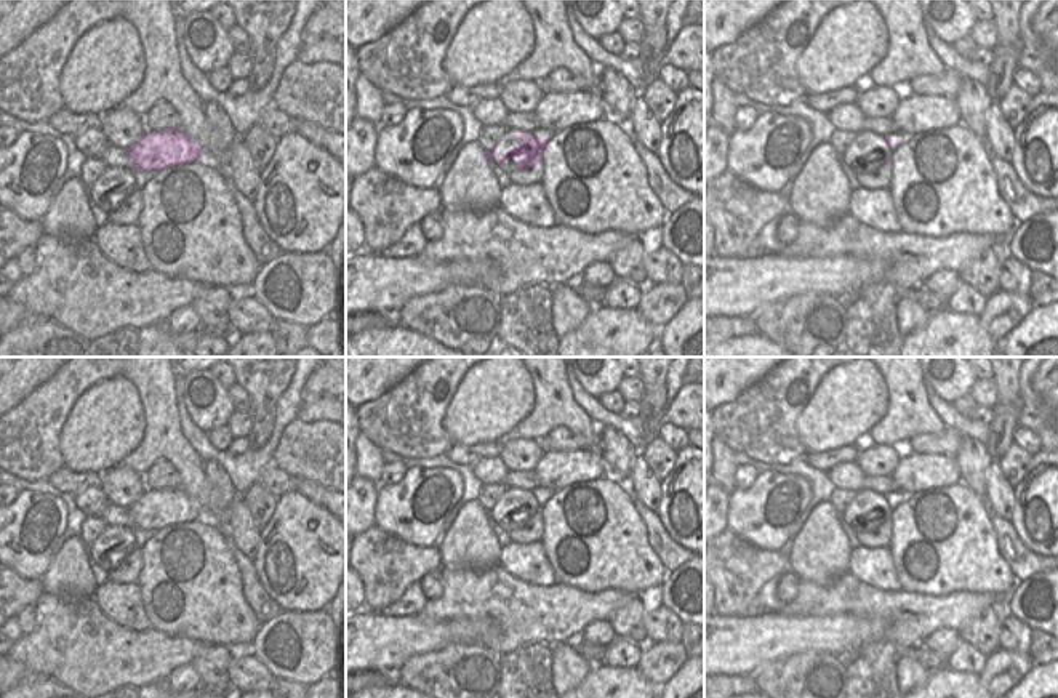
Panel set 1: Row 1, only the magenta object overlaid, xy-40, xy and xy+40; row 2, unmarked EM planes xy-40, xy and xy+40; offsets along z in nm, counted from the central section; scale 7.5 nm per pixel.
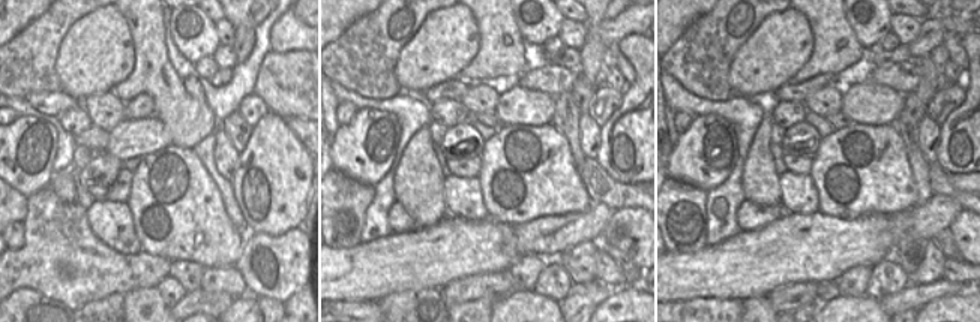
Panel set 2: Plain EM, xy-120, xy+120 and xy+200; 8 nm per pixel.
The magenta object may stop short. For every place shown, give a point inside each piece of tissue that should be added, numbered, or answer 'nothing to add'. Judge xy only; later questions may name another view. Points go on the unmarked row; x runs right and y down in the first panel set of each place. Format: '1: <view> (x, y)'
1: xy (561, 469)

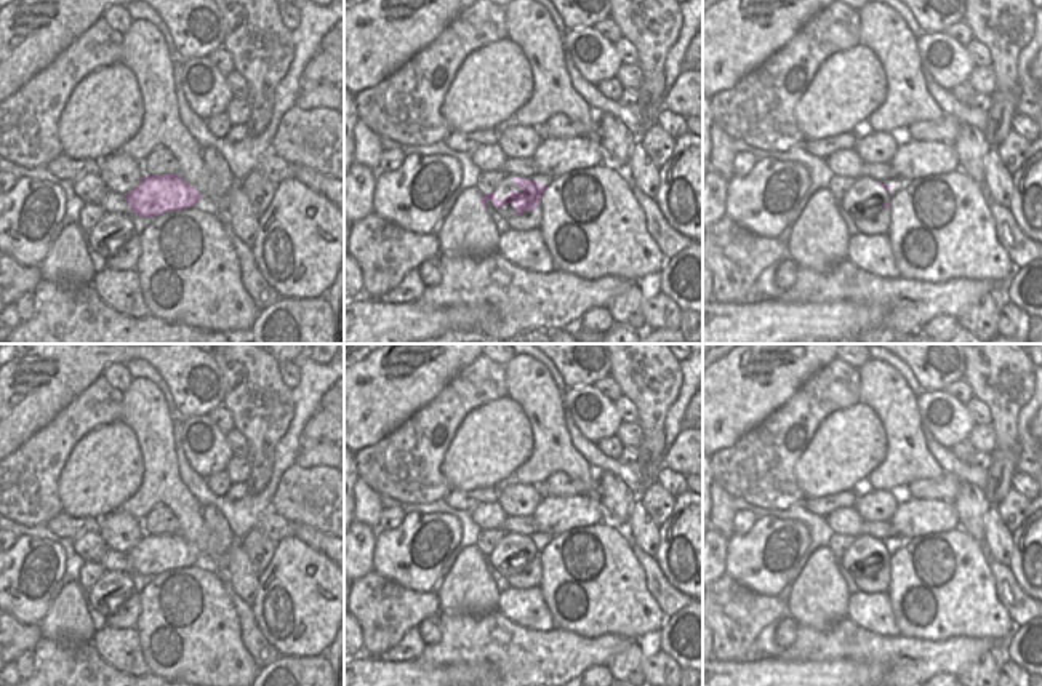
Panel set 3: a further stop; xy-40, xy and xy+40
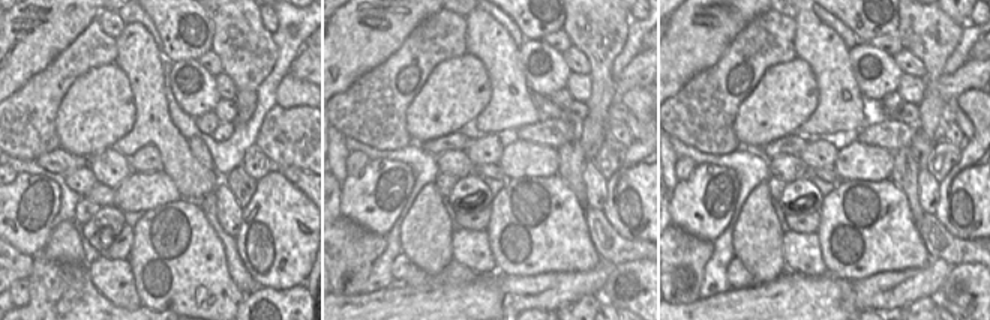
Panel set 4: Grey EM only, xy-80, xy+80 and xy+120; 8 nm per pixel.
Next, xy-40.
nothing to add

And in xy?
1: xy (559, 514)

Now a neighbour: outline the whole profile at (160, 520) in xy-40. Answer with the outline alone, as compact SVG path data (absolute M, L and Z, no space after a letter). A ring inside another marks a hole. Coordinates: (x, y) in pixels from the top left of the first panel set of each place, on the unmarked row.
M155 507L141 523L146 534L179 532L178 520L170 507Z

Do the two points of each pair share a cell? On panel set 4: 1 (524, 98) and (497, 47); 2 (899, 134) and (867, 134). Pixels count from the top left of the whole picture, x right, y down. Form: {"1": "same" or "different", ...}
{"1": "different", "2": "same"}

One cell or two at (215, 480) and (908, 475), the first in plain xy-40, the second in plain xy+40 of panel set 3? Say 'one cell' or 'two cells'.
two cells

